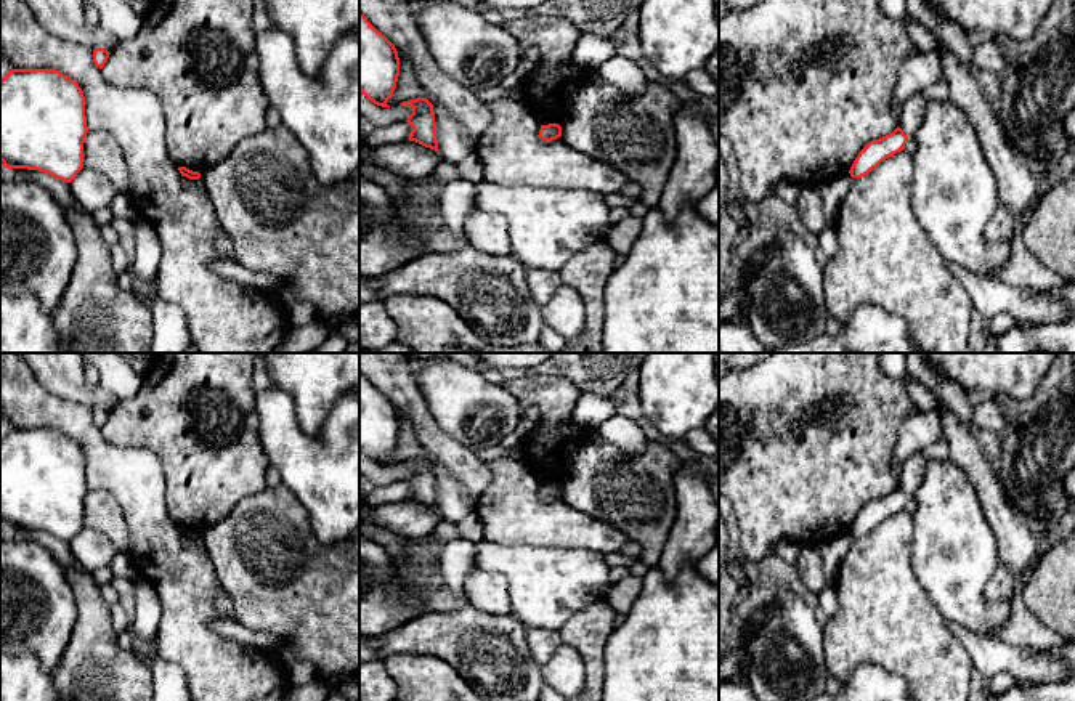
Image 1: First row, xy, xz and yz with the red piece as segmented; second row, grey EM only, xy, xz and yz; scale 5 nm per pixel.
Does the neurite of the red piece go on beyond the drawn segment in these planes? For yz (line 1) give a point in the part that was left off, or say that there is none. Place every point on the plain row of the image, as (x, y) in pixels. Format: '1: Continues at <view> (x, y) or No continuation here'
1: No continuation here

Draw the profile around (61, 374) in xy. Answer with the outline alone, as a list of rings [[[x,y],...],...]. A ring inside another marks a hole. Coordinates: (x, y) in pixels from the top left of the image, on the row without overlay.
[[[19,353],[37,382],[58,398],[112,412],[119,399],[101,385],[90,387],[83,377],[80,353]]]

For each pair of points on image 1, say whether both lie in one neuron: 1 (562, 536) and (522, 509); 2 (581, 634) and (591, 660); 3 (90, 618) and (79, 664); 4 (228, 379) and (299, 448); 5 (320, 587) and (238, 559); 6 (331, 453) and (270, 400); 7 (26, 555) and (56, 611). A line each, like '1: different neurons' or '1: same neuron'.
1: same neuron
2: same neuron
3: same neuron
4: different neurons
5: same neuron
6: same neuron
7: same neuron

